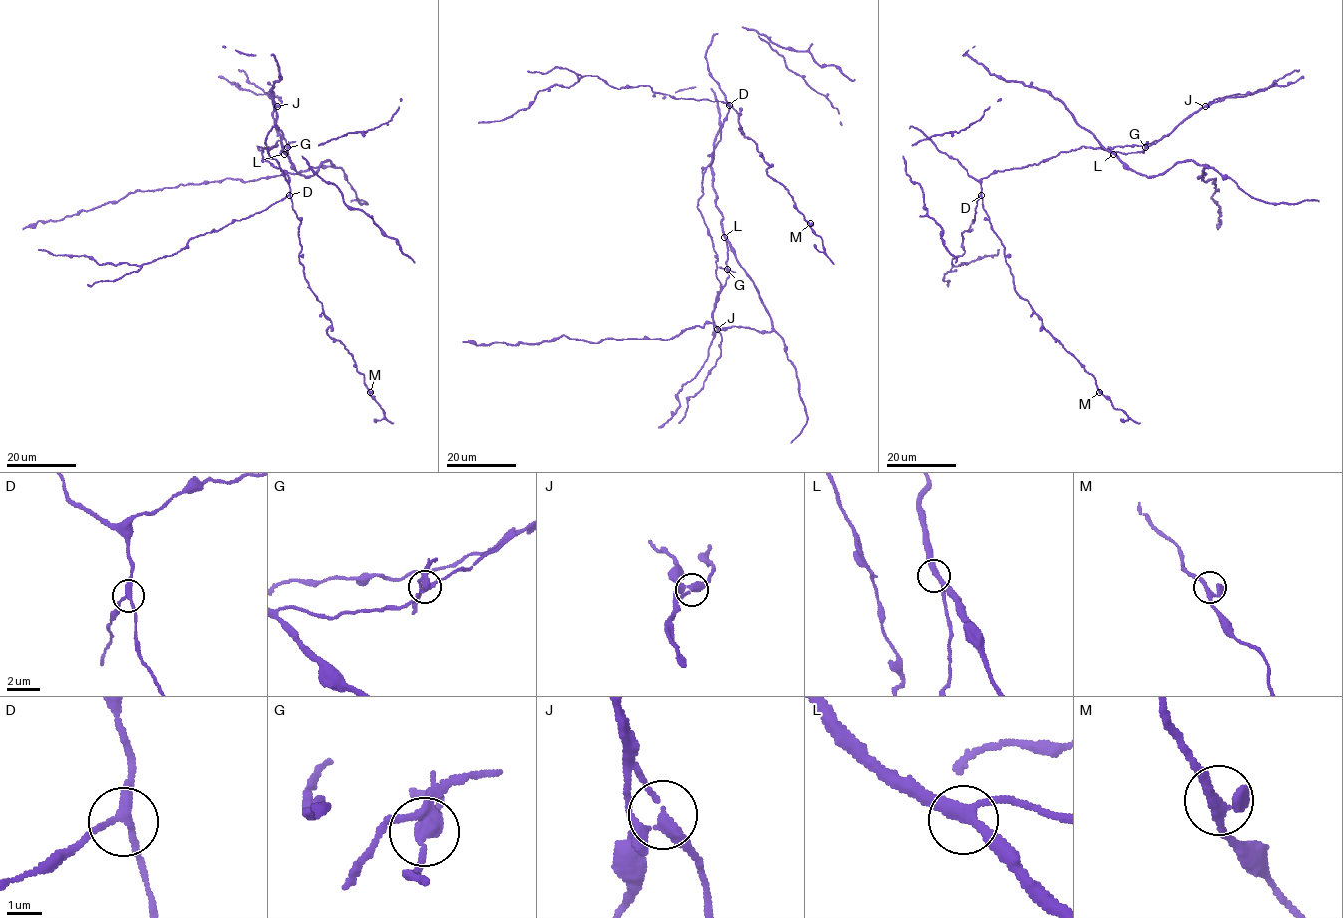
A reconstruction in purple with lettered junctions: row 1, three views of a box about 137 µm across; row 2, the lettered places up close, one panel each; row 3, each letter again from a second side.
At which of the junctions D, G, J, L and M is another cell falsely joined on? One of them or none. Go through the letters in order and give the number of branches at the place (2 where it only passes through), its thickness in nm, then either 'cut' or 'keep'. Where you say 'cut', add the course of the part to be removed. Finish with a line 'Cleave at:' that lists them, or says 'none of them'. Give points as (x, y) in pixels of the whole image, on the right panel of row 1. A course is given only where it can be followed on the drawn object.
D: branches 3; calibre 240 nm; keep
G: branches 4; calibre 280 nm; cut
J: branches 4; calibre 280 nm; keep
L: branches 3; calibre 320 nm; keep
M: branches 3; calibre 240 nm; keep
Cleave at: G

